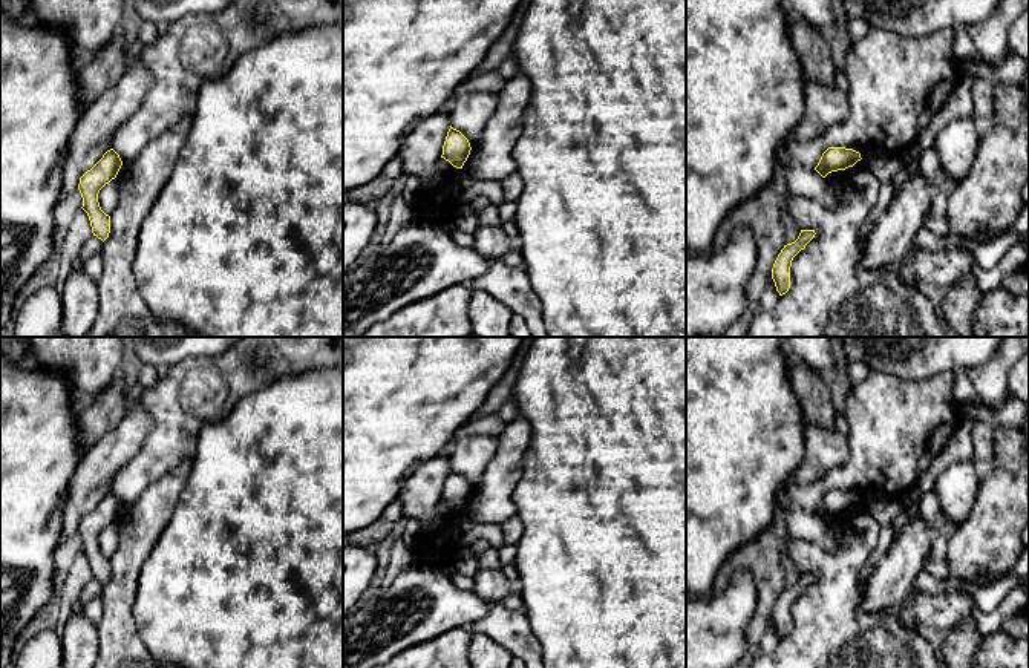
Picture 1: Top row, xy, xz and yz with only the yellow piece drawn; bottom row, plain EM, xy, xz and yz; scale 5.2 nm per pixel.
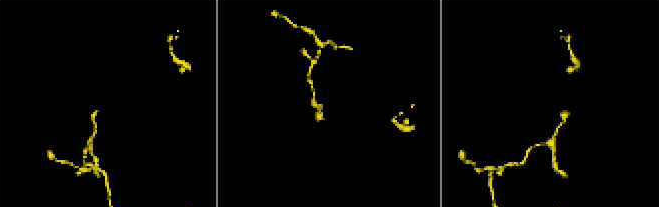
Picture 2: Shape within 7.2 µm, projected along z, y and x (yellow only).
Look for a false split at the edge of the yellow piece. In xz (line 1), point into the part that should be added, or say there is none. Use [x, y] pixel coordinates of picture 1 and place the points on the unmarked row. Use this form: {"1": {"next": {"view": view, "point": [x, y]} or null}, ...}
{"1": {"next": null}}

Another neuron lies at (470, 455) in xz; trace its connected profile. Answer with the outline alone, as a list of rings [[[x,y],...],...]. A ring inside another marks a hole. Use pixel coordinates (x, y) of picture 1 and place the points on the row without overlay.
[[[464,435],[450,452],[450,469],[459,473],[473,490],[481,484],[485,467],[495,458],[498,447],[498,437]]]

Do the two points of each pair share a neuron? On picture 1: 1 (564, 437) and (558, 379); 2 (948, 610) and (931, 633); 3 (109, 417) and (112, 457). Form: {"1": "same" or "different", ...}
{"1": "same", "2": "different", "3": "different"}

